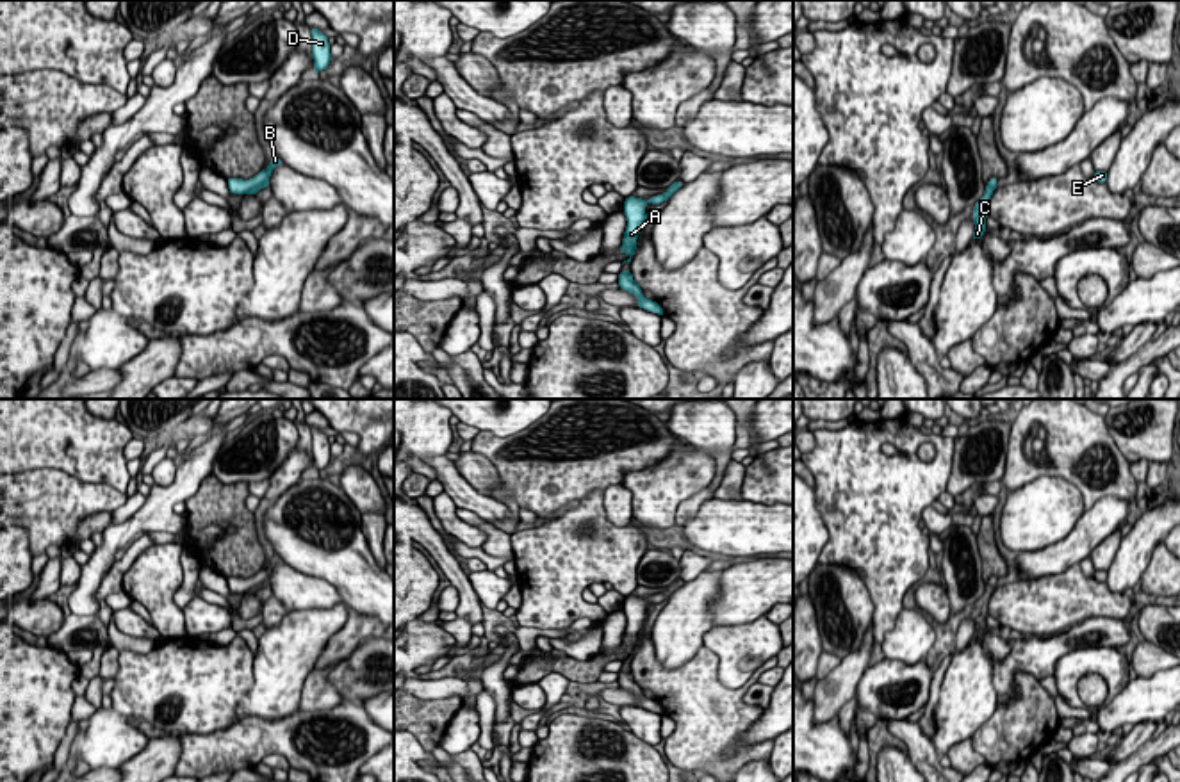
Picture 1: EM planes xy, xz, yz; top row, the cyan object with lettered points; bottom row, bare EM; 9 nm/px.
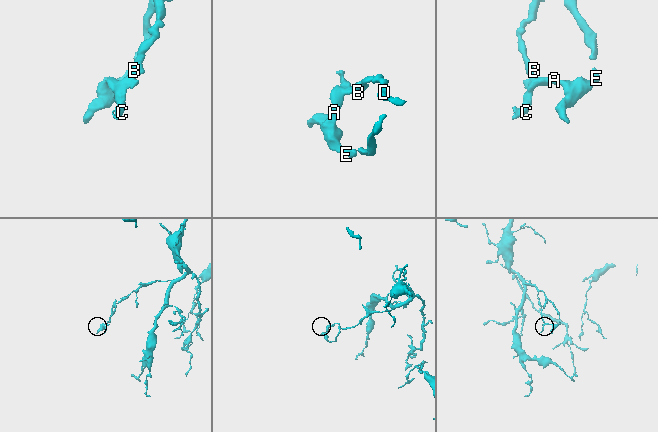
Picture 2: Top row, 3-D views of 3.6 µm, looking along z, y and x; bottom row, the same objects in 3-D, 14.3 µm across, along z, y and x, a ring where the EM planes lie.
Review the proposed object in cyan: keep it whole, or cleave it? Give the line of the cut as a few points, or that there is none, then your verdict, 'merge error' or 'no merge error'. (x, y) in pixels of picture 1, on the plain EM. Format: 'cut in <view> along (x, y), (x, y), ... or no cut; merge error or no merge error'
no cut; no merge error

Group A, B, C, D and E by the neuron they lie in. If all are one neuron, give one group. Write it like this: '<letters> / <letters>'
A B C D E

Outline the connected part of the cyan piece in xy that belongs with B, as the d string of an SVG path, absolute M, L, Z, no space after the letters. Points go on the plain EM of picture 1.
M273 556L269 565L266 568L262 568L258 574L255 574L253 577L250 579L242 579L242 577L226 577L226 582L228 582L228 588L232 593L251 593L251 595L257 595L257 591L269 582L269 575L273 572L273 566L275 565L283 565L282 558L280 556Z

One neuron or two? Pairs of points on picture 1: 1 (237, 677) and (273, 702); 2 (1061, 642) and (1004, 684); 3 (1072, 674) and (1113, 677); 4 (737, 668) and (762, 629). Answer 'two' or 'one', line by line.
1: two
2: one
3: one
4: one

